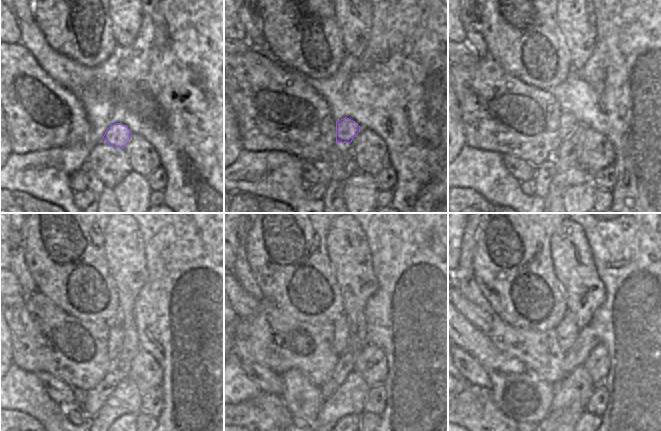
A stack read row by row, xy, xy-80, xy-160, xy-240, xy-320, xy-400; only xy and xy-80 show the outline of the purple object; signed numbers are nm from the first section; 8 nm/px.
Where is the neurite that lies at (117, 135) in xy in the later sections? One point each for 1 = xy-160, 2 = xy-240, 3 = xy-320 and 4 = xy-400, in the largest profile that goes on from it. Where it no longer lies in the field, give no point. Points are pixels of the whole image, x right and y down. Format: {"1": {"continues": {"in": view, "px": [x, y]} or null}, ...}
{"1": {"continues": {"in": "xy-160", "px": [569, 125]}}, "2": {"continues": {"in": "xy-240", "px": [115, 331]}}, "3": {"continues": {"in": "xy-320", "px": [341, 329]}}, "4": {"continues": {"in": "xy-400", "px": [567, 331]}}}

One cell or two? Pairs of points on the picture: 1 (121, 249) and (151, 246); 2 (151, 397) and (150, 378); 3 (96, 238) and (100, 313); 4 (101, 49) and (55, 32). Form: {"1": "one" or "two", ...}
{"1": "two", "2": "two", "3": "one", "4": "one"}

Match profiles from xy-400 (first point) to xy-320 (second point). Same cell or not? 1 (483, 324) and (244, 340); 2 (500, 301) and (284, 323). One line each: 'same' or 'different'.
1: different
2: different

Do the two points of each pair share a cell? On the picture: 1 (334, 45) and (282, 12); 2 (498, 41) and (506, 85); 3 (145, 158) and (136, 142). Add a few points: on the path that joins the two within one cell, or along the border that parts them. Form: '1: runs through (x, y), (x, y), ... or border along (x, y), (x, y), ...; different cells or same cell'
1: runs through (318, 45), (301, 44), (299, 33), (295, 28); same cell
2: border along (488, 56), (507, 72), (523, 82); different cells
3: runs through (142, 154), (137, 146); same cell

